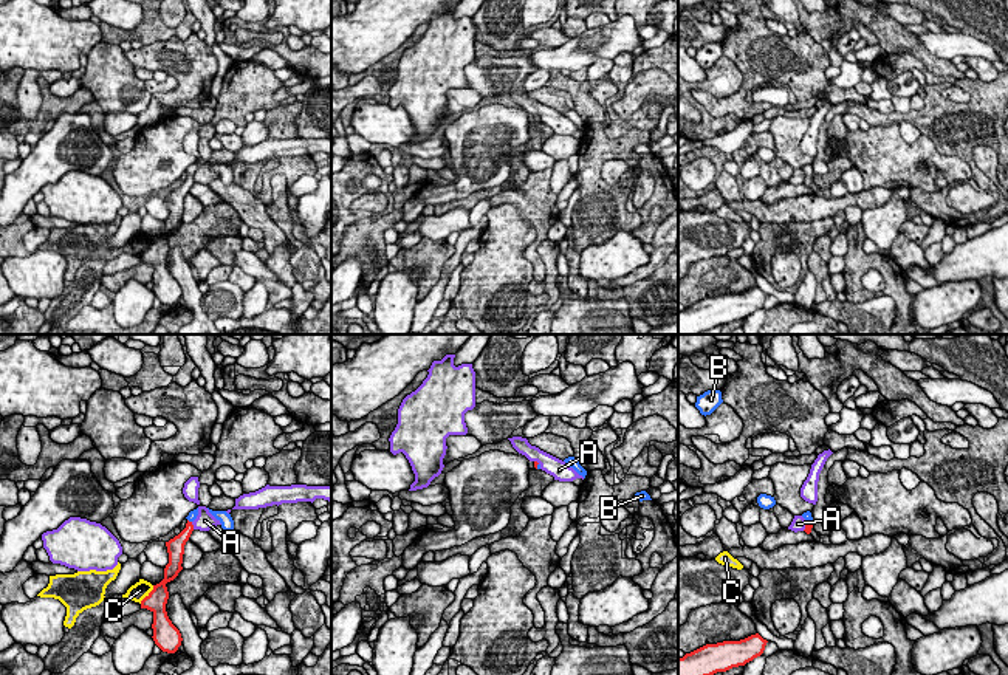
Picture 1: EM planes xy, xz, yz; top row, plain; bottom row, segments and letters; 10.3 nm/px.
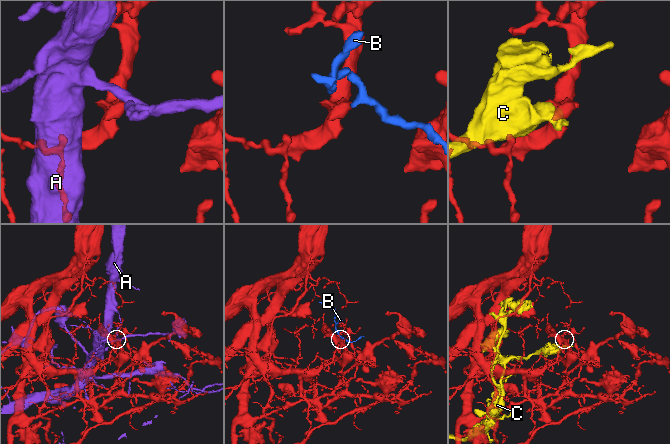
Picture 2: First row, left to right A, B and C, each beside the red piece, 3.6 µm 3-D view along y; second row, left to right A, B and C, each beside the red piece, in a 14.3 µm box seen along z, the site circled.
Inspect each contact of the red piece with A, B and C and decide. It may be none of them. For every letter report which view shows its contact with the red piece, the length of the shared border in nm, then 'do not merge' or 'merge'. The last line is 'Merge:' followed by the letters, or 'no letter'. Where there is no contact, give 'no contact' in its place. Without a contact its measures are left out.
A: contact in xy; length 90 nm; do not merge
B: contact in yz; length 70 nm; merge
C: contact in xy; length 240 nm; do not merge
Merge: B

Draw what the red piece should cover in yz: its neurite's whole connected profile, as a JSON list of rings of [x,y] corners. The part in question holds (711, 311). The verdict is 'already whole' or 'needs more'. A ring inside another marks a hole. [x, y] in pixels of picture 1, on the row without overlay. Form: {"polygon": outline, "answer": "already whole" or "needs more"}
{"polygon": [[[756,286],[740,294],[706,297],[678,311],[678,334],[698,334],[717,325],[745,319],[763,307],[766,296]]], "answer": "already whole"}

